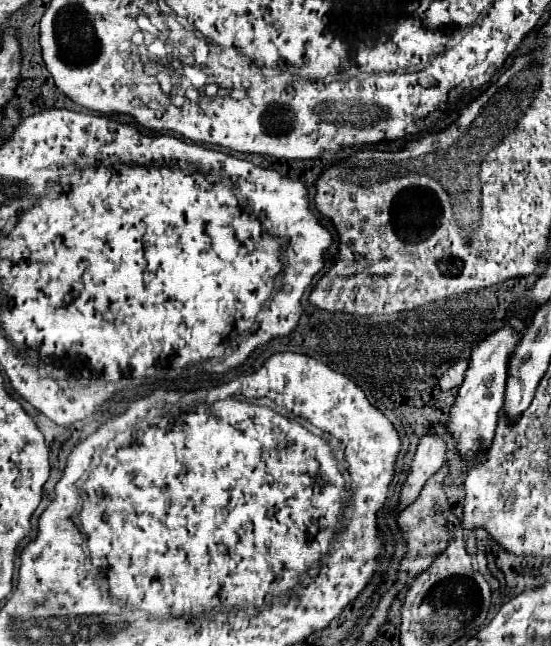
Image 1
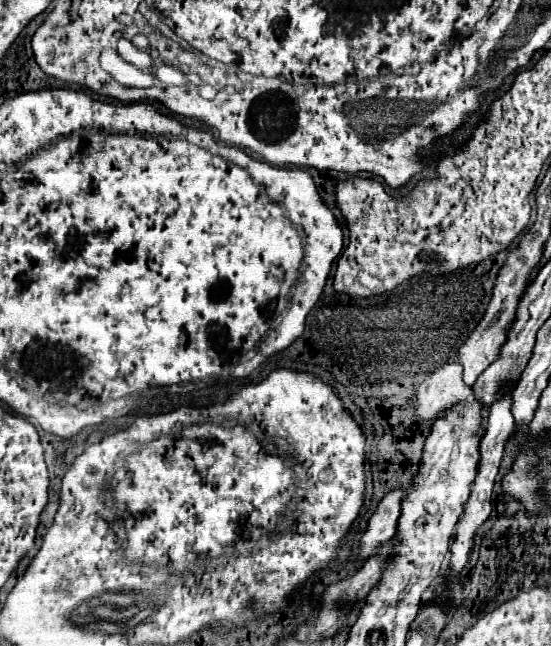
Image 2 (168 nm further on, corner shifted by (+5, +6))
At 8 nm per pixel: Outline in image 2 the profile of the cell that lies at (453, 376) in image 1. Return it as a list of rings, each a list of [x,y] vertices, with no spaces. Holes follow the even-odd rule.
[[[446,362],[418,386],[416,392],[418,424],[422,420],[432,424],[440,412],[448,410],[452,404],[468,398],[470,394],[472,388],[462,380],[462,366],[458,362]]]

